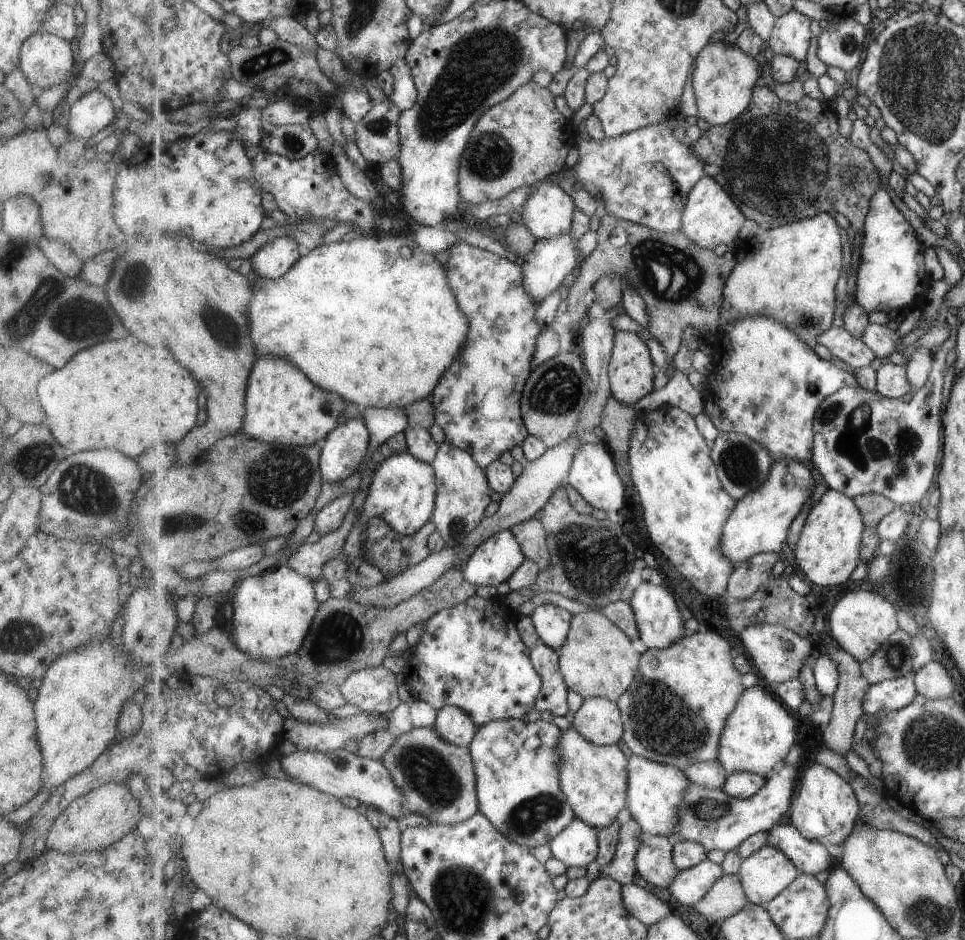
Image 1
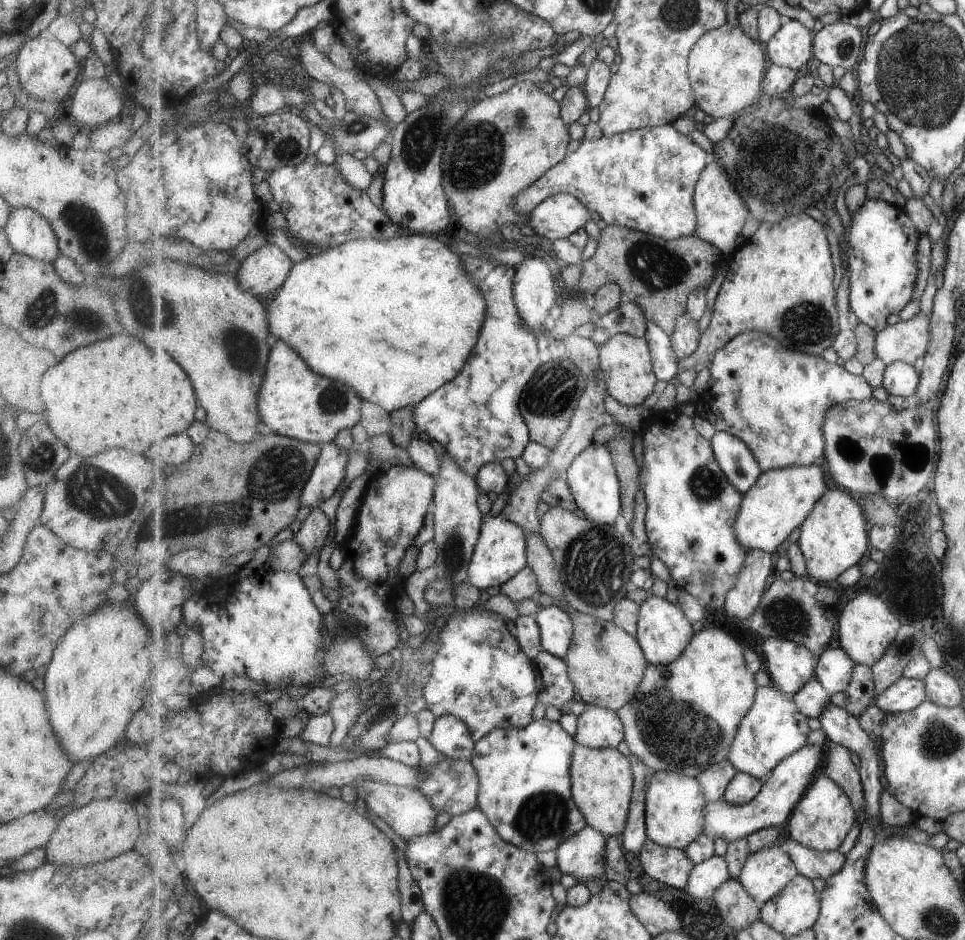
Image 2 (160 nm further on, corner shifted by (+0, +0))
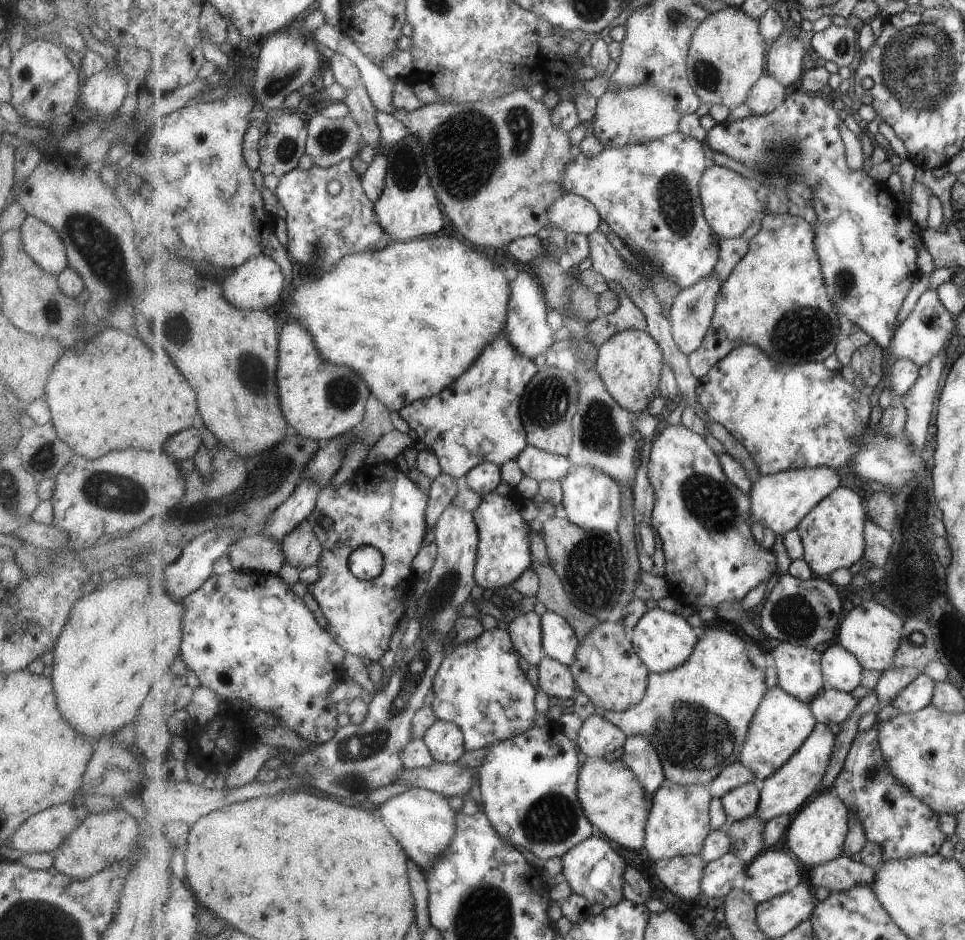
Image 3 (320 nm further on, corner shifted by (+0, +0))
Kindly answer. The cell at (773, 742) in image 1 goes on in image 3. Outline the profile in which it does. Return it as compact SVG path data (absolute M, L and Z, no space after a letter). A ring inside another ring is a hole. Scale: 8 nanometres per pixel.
M779 684L770 687L753 717L740 761L756 774L760 783L775 774L804 745L817 723L816 714L809 703L789 694Z

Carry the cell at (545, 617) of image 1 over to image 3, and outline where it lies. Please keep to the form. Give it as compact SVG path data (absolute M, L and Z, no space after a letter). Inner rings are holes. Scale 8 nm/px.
M547 610L542 615L543 646L547 656L571 666L577 658L581 640L571 623L560 614Z

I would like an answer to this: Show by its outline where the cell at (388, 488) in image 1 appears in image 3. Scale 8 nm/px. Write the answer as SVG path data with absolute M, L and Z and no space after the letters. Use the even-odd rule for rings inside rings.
M386 463L366 465L364 470L359 470L355 476L336 490L332 489L329 482L318 494L316 510L309 515L307 520L312 522L321 544L324 546L320 562L317 564L322 575L307 588L316 599L319 608L324 612L329 632L347 653L378 661L389 650L393 632L397 629L397 624L405 612L406 603L400 596L410 590L414 583L416 576L412 564L425 545L424 540L428 533L429 499L430 495L423 492L407 474L400 472L394 464ZM318 515L331 518L331 527L328 530L317 521ZM360 546L374 546L384 554L384 569L377 578L360 579L351 572L351 553Z

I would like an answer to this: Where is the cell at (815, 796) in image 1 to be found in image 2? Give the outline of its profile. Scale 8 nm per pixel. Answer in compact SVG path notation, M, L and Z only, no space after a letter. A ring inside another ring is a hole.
M824 773L815 778L808 792L799 800L787 824L790 837L803 846L818 851L837 851L857 822L858 816L851 799L832 778Z

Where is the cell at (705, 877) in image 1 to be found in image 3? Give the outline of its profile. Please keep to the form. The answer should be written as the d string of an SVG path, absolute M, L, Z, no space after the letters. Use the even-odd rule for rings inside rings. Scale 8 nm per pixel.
M733 852L711 861L704 870L703 892L710 897L726 898L737 887L737 877L745 868L744 860Z

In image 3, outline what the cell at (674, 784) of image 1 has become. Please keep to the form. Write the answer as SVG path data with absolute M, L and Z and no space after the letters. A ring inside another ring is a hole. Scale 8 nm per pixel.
M669 779L665 781L652 800L653 806L646 826L645 848L654 862L702 854L704 842L712 832L710 822L712 799L712 792L706 786L679 786Z

